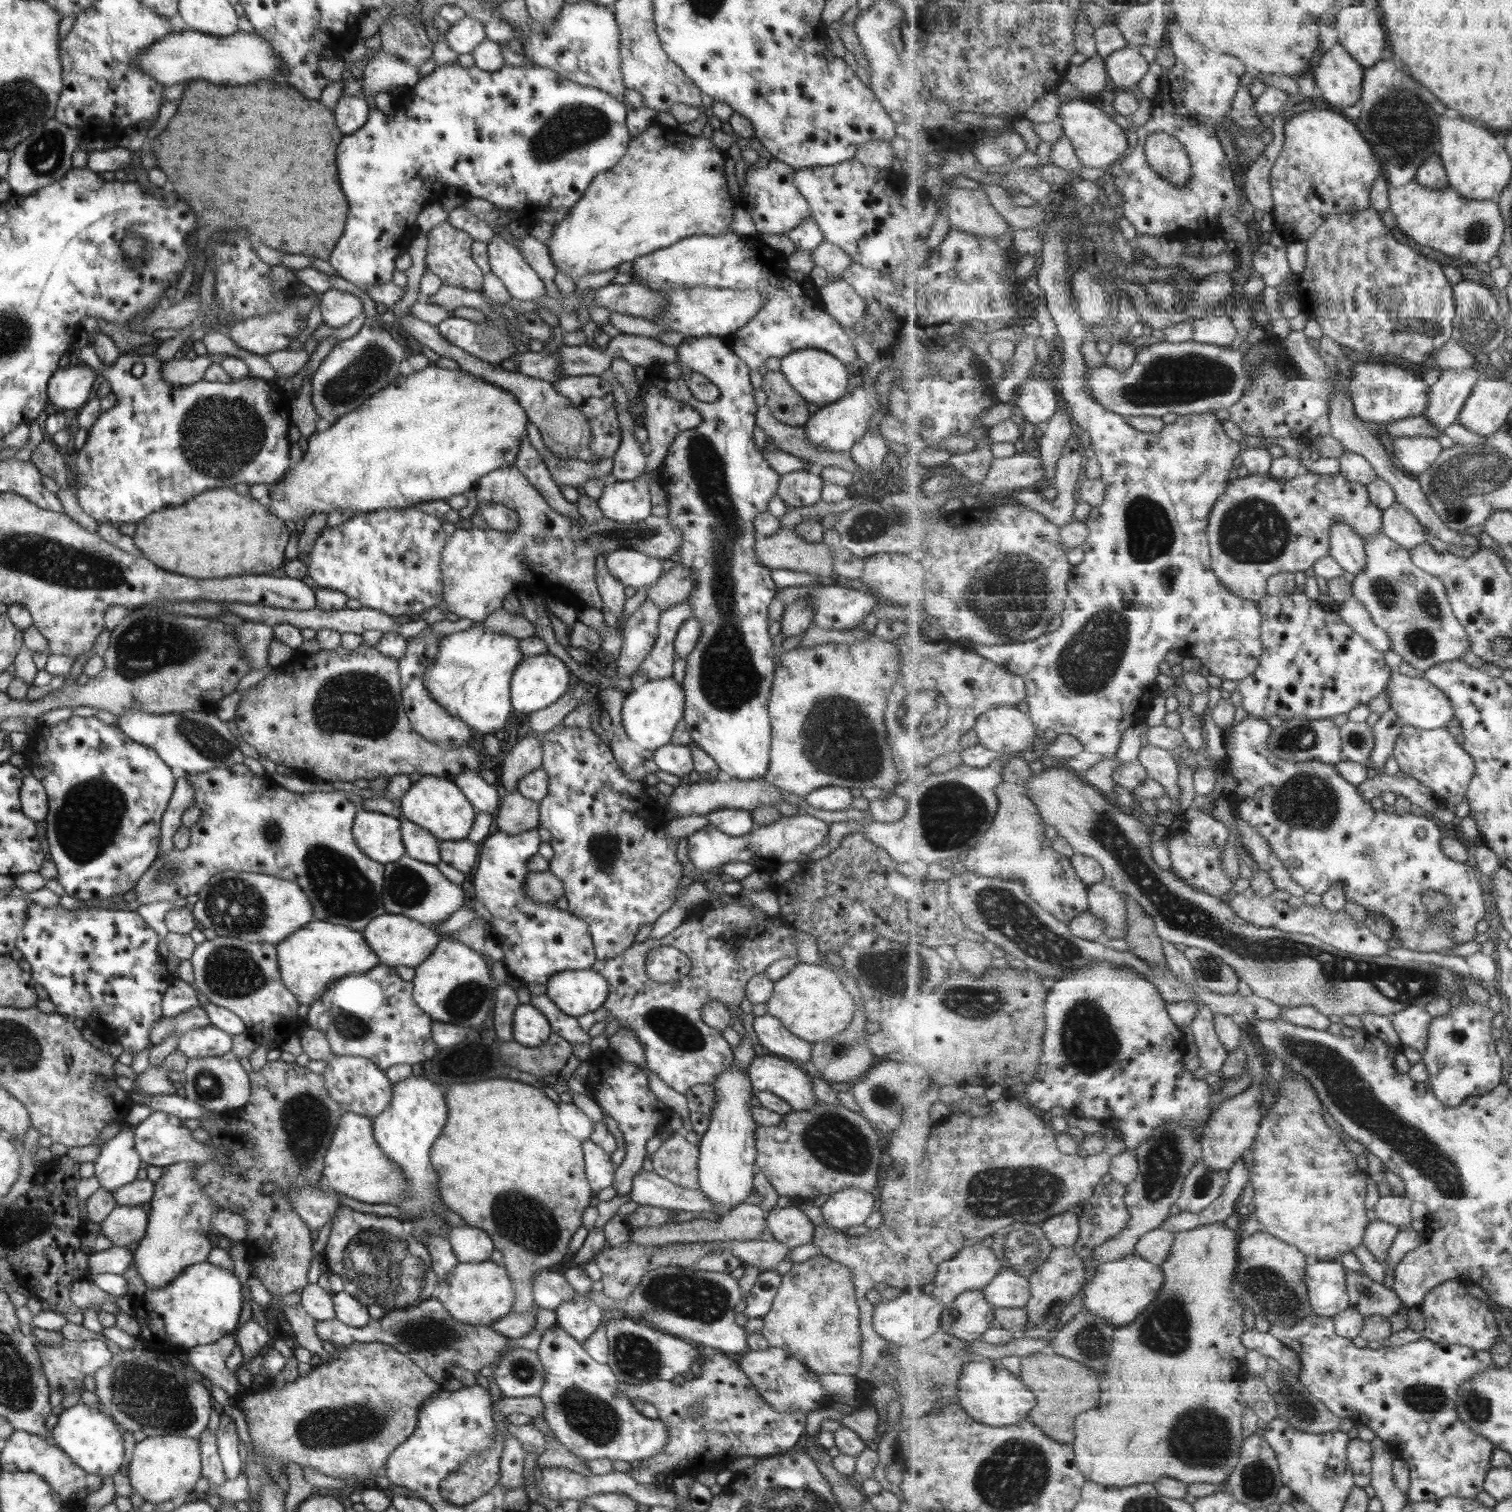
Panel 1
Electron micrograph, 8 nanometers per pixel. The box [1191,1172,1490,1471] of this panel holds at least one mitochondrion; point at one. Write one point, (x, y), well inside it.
(1269, 1291)

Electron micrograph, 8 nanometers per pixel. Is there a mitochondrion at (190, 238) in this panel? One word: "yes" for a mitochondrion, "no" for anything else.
no

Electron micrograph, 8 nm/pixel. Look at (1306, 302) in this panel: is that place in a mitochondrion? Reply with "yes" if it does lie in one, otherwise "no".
no

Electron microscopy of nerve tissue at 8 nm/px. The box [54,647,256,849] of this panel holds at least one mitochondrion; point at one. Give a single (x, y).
(196, 731)

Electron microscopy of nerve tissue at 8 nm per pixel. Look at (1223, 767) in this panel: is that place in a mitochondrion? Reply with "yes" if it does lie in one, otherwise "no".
no

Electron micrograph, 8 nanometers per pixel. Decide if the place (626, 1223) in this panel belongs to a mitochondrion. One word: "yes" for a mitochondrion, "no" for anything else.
no

